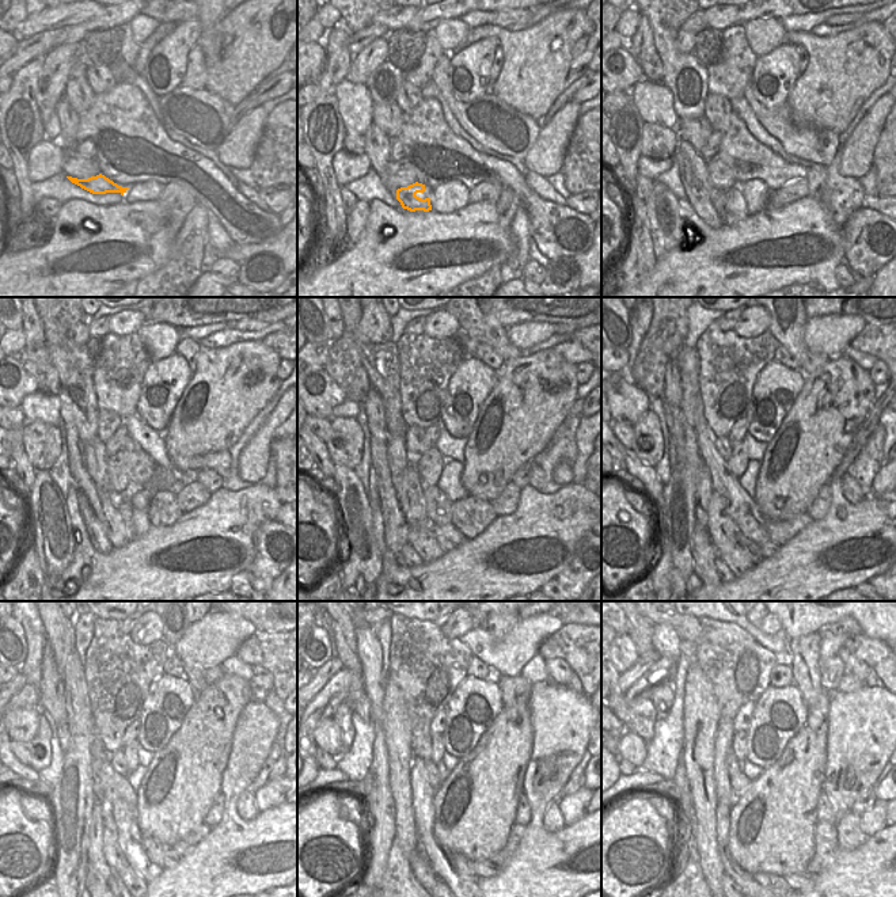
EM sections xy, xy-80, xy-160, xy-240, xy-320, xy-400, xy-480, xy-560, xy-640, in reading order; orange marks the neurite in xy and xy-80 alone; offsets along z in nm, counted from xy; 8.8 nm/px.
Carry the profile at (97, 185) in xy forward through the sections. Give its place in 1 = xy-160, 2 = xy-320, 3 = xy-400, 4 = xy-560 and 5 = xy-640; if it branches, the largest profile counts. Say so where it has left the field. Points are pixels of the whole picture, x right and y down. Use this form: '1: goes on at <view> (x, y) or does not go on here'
1: goes on at xy-160 (737, 205)
2: goes on at xy-320 (448, 536)
3: goes on at xy-400 (766, 548)
4: goes on at xy-560 (485, 869)
5: goes on at xy-640 (807, 877)

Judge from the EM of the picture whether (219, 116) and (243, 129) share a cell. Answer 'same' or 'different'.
different

